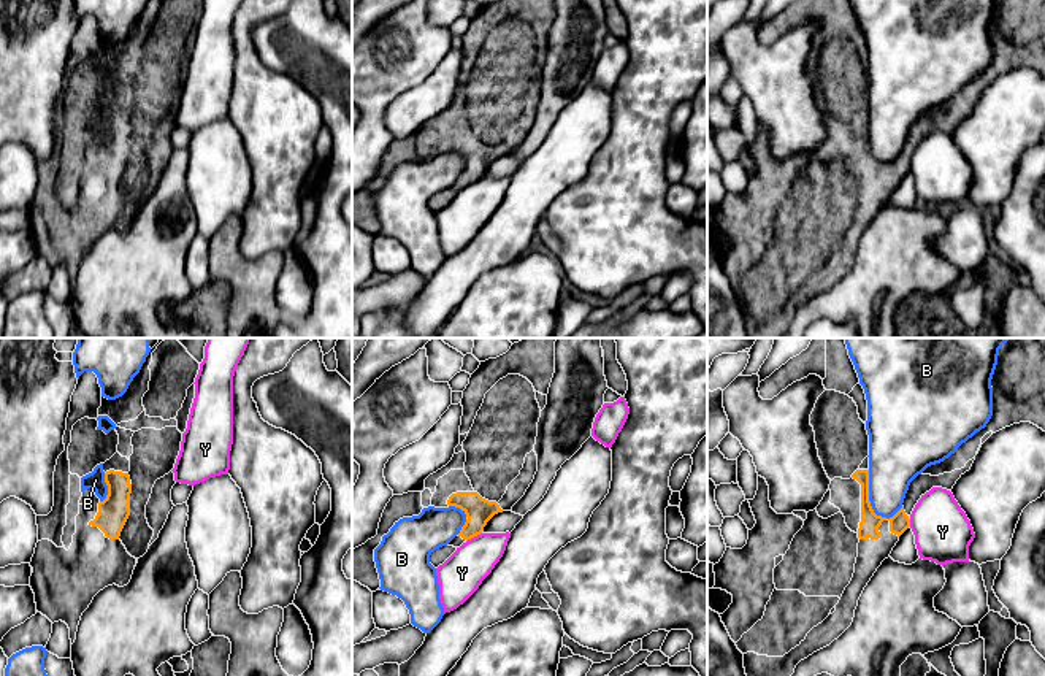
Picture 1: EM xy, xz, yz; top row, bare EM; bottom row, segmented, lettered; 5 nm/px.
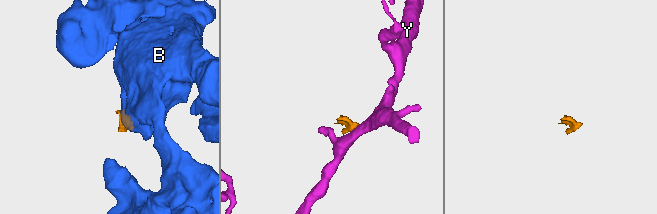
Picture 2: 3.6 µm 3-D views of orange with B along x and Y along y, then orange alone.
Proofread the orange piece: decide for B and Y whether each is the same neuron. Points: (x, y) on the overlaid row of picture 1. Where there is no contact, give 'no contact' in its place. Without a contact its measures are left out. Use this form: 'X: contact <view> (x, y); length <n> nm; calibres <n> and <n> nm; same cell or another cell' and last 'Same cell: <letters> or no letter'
B: contact yz (868, 499); length 280 nm; calibres 100 and 280 nm; another cell
Y: contact xz (473, 537); length 90 nm; calibres 140 and 220 nm; another cell
Same cell: no letter

